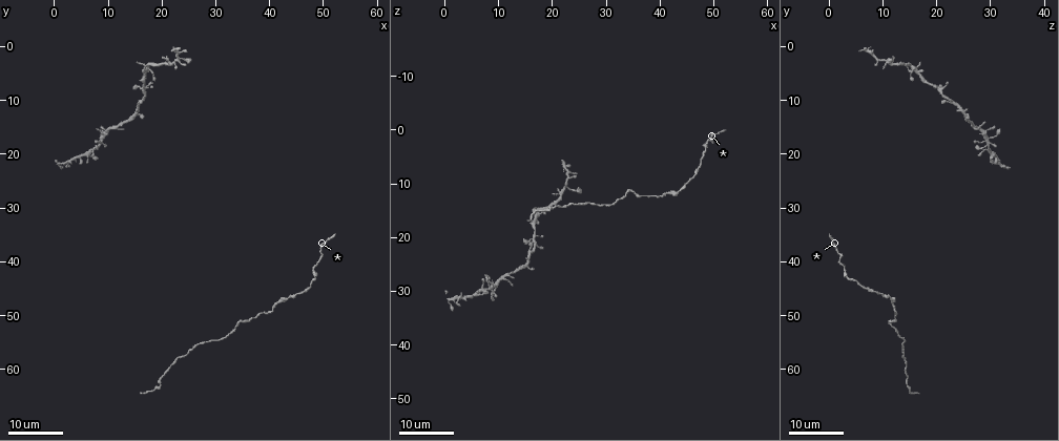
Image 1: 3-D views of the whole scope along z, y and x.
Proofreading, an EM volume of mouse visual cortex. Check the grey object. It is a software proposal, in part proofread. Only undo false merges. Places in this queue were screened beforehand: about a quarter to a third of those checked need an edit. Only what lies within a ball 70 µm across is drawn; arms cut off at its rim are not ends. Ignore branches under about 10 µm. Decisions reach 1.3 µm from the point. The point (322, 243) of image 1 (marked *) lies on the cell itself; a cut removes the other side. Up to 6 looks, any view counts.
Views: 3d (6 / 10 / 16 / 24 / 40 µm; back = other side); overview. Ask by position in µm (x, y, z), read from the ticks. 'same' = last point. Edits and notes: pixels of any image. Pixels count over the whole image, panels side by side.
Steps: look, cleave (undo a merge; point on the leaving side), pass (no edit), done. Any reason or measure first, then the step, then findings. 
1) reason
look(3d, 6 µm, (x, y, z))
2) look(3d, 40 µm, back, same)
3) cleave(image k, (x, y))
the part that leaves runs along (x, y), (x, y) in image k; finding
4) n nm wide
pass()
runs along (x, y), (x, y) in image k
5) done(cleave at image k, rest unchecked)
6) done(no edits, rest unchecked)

sharp bend
look(3d, 24 µm, (34.0, 51.5, 11.5))

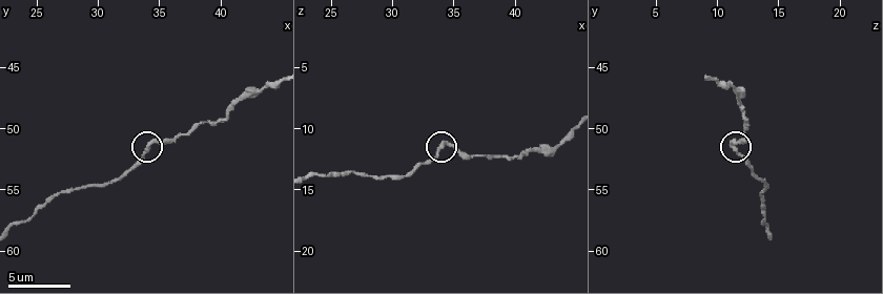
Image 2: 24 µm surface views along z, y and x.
zoom in
look(3d, 6 µm, (34.4, 51.2, 11.4))

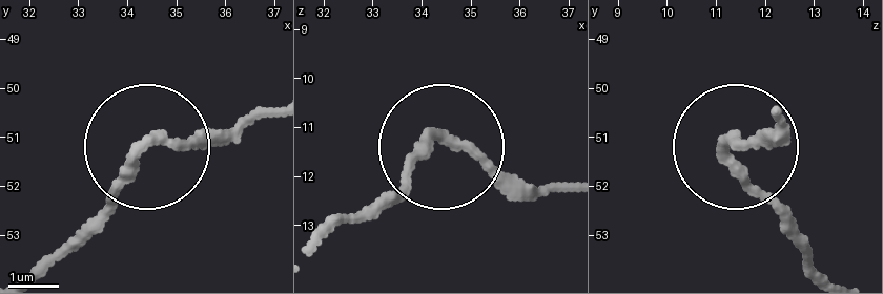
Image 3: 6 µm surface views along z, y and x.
240 nm wide
pass()
runs along (562, 190), (432, 144), (377, 211) in image 3; continuous, no second cell

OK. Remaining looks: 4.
calibre changes
look(3d, 10 µm, (40.0, 49.4, 12.2))

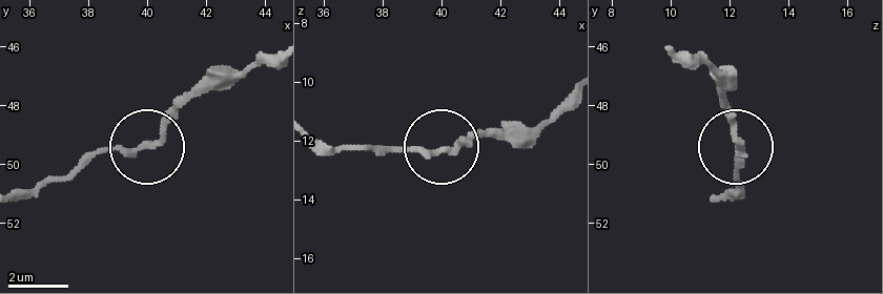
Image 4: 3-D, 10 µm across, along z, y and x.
pass()
runs along (568, 97), (530, 126), (499, 126), (439, 149), (366, 149) in image 4; one cell here

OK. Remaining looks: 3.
look(3d, 24 µm, (9.0, 17.0, 29.0))

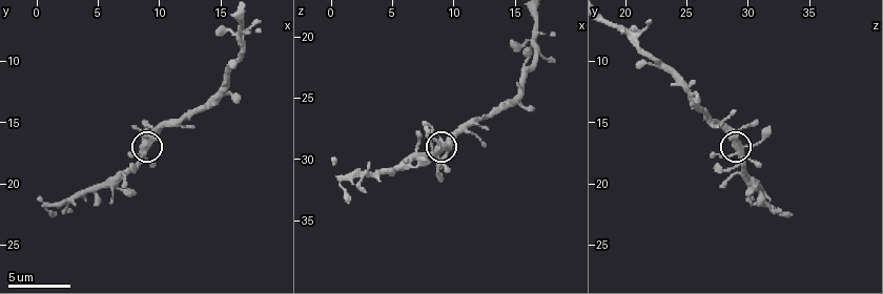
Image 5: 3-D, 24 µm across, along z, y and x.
look(3d, 10 µm, (9.0, 17.2, 29.2))

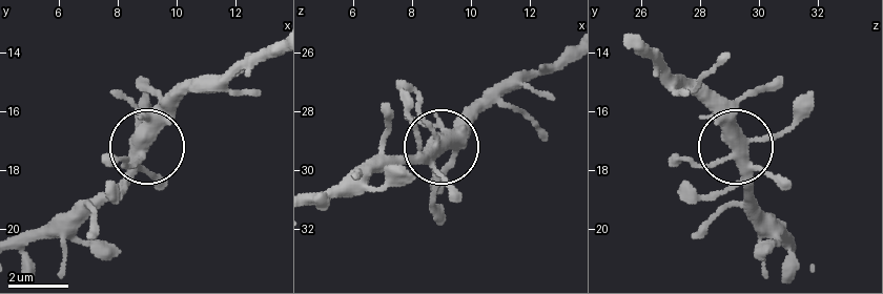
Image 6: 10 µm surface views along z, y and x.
5 arms
pass()
runs along (568, 61), (500, 88), (443, 144), (394, 156), (374, 173) in image 6; continuous, no second cell

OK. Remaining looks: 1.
done(no edits, rest unchecked)

